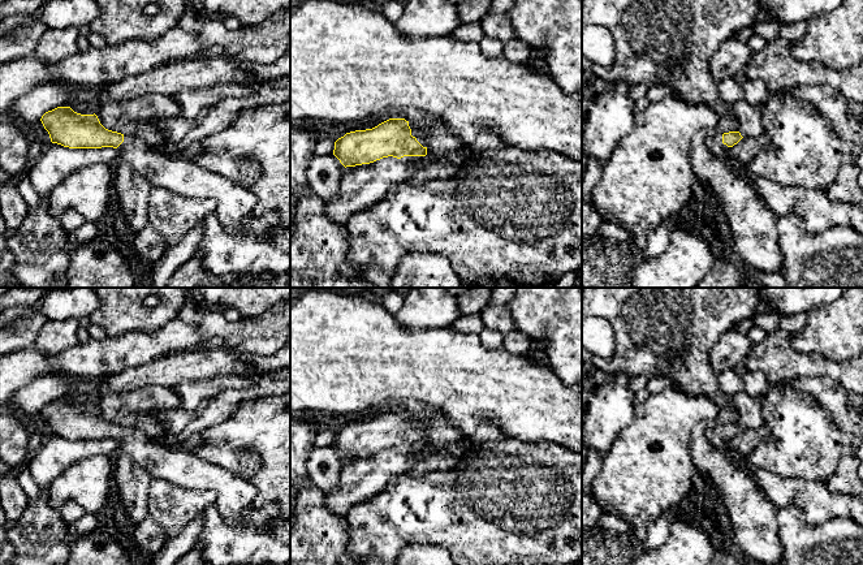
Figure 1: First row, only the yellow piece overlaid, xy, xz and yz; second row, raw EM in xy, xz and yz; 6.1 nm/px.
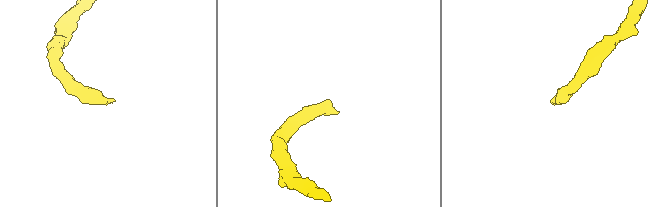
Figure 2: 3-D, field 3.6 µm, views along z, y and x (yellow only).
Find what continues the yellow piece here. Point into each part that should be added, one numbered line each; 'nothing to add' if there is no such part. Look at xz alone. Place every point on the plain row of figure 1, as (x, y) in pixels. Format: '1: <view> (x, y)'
1: xz (418, 421)

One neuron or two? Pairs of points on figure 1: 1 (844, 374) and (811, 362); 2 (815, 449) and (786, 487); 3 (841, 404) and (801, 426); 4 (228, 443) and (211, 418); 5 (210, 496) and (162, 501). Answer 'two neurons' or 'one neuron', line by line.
1: one neuron
2: two neurons
3: two neurons
4: two neurons
5: one neuron

